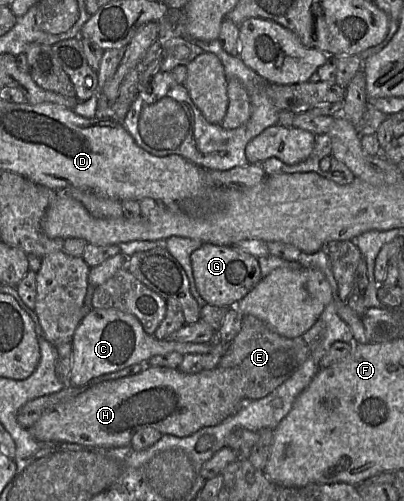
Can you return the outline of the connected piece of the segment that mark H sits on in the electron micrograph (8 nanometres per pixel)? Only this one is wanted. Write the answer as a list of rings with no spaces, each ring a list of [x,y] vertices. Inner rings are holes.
[[[146,365],[145,368],[133,375],[129,375],[123,378],[114,380],[108,380],[95,385],[92,385],[85,389],[83,392],[75,397],[60,402],[53,407],[45,410],[41,417],[33,426],[29,428],[29,431],[33,438],[42,443],[74,443],[83,446],[101,447],[101,448],[117,448],[131,445],[131,439],[135,433],[140,430],[151,428],[159,431],[161,435],[169,434],[177,437],[189,436],[201,428],[206,426],[215,426],[221,423],[227,417],[233,415],[245,402],[245,387],[246,387],[246,375],[239,368],[222,368],[220,366],[211,369],[204,370],[195,374],[185,374],[177,368],[159,367]]]

